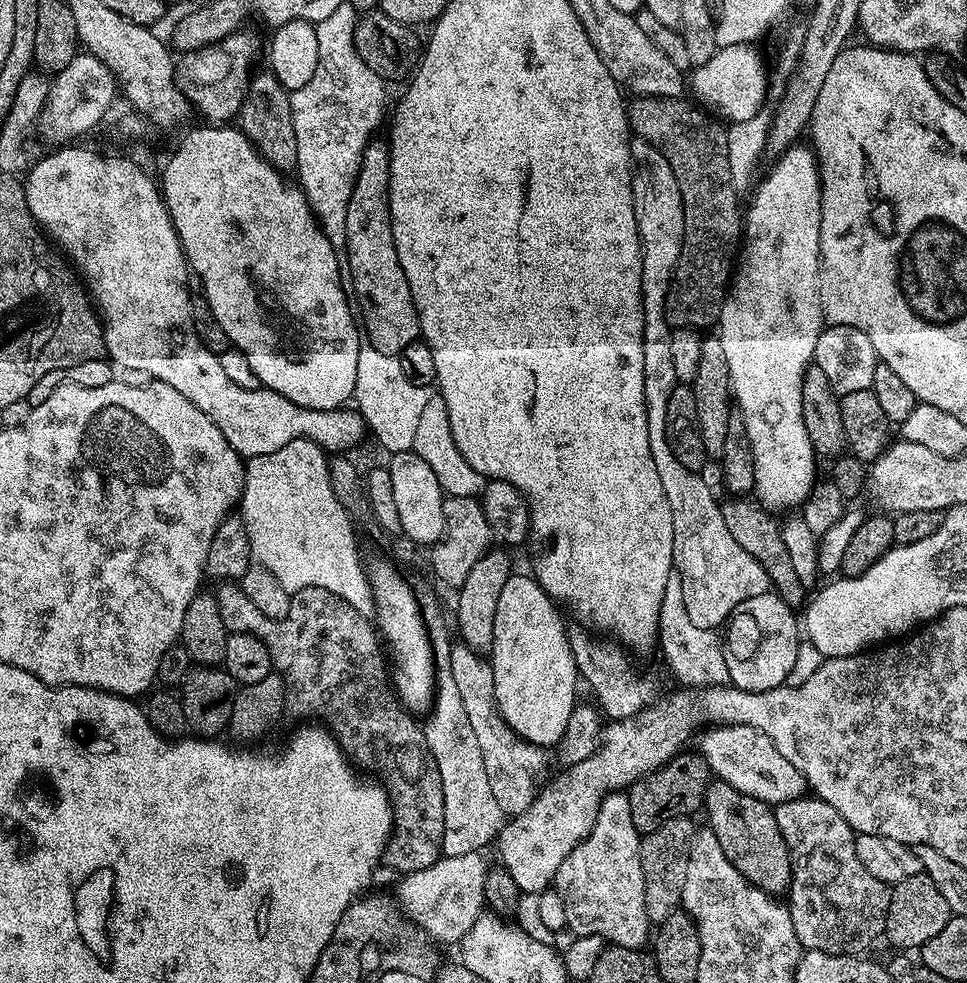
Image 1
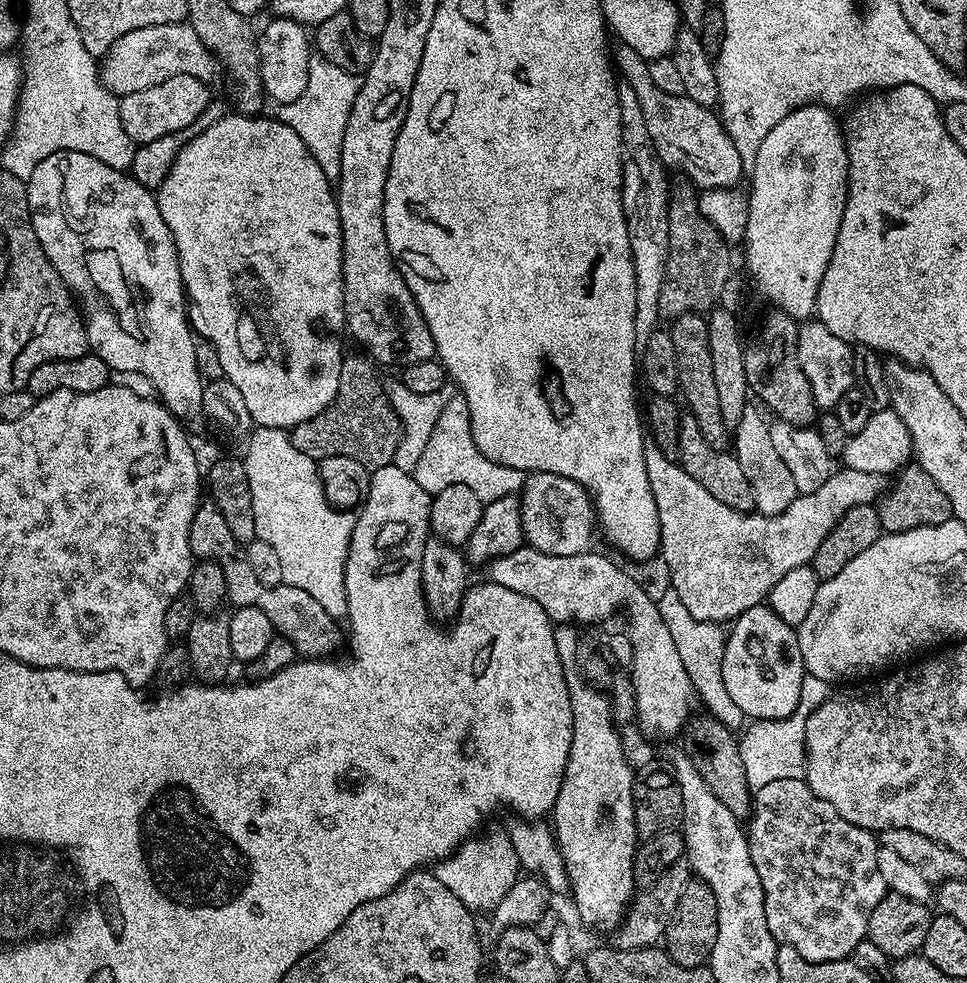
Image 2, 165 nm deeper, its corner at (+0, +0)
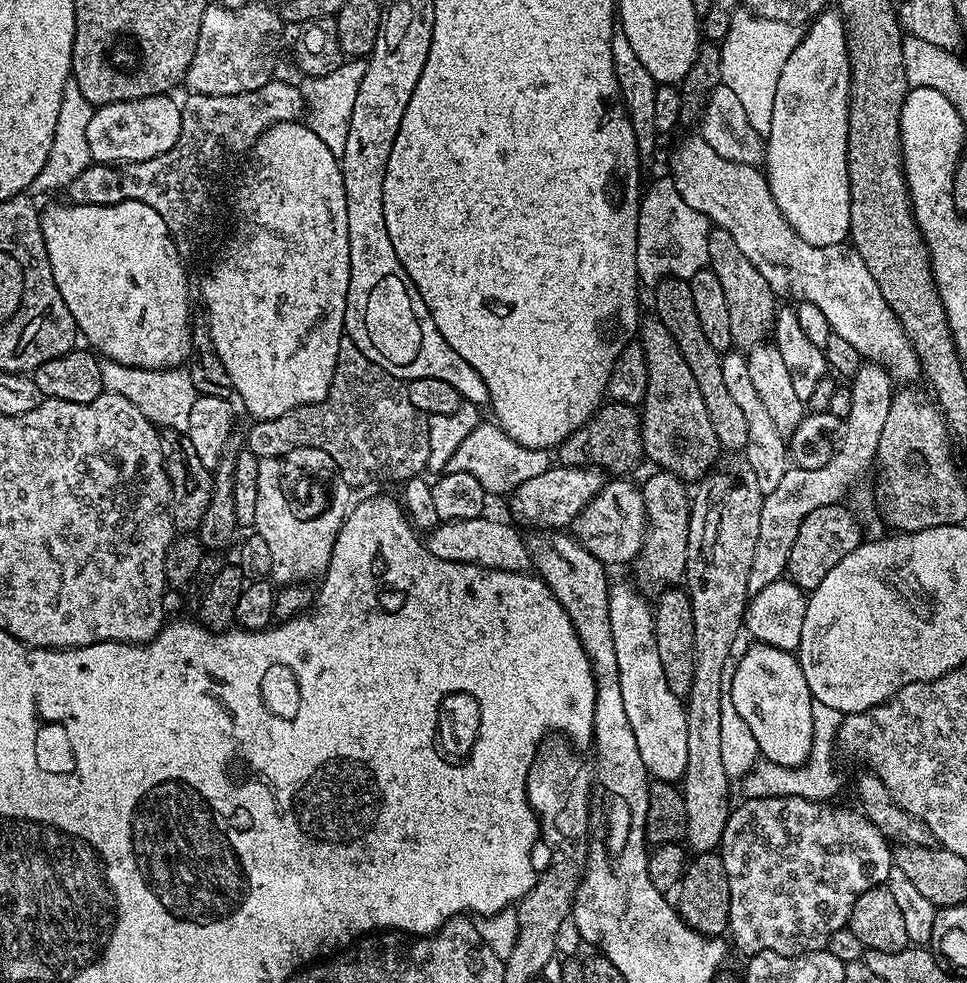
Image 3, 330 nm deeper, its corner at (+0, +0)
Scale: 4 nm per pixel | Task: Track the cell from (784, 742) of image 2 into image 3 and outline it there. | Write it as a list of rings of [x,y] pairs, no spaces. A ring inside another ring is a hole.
[[[813,700],[811,704],[811,718],[814,722],[811,754],[808,762],[797,768],[778,766],[777,763],[761,761],[752,768],[741,781],[743,797],[804,797],[807,800],[826,802],[832,800],[842,786],[842,778],[836,770],[834,756],[836,754],[837,732],[844,721],[845,713],[833,710],[830,706]]]

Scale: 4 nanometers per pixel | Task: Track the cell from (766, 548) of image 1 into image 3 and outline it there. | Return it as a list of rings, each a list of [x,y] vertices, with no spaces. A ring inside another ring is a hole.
[[[645,319],[640,325],[638,342],[646,354],[646,398],[640,413],[640,429],[644,442],[644,454],[663,471],[673,472],[688,482],[699,482],[713,471],[722,455],[714,426],[710,426],[710,414],[706,414],[706,402],[698,391],[698,381],[690,371],[678,342],[658,319]]]

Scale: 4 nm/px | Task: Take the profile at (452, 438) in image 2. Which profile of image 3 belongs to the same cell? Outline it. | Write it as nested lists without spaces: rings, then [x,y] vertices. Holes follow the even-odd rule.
[[[482,420],[464,438],[452,458],[448,460],[445,471],[452,473],[474,474],[487,495],[508,493],[527,479],[544,474],[552,466],[549,451],[543,448],[526,448],[514,442],[500,429],[497,423]]]

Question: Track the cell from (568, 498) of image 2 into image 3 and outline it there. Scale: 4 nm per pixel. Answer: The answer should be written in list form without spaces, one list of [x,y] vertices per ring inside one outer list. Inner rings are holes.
[[[612,478],[601,488],[600,493],[584,507],[570,525],[571,535],[594,558],[605,566],[612,564],[631,565],[639,556],[648,536],[648,515],[644,505],[644,494],[639,487],[631,484],[628,478]]]

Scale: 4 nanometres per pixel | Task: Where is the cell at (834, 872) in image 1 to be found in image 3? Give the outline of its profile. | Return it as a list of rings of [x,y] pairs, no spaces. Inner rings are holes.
[[[754,797],[752,799],[745,799],[742,804],[738,805],[736,808],[733,807],[728,814],[728,821],[726,822],[726,830],[722,834],[720,839],[719,851],[722,853],[724,858],[724,865],[726,866],[726,878],[730,882],[730,918],[728,919],[728,932],[730,937],[732,936],[731,943],[734,945],[736,943],[736,948],[743,954],[755,954],[757,952],[777,952],[778,954],[786,954],[787,956],[801,956],[807,952],[819,952],[821,950],[827,949],[830,938],[834,934],[834,930],[842,930],[846,927],[850,914],[854,910],[854,902],[858,902],[858,898],[862,894],[866,894],[866,890],[871,888],[879,888],[881,886],[887,885],[888,875],[890,870],[894,867],[894,852],[890,847],[890,841],[882,835],[881,832],[877,830],[868,819],[864,817],[864,813],[857,810],[855,807],[852,808],[831,808],[832,804],[828,802],[821,802],[819,800],[807,800],[804,797]]]

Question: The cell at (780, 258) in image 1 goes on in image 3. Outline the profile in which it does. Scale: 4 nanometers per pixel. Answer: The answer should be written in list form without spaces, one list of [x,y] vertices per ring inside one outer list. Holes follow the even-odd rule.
[[[825,10],[815,17],[807,25],[806,34],[801,35],[798,46],[794,46],[794,54],[790,54],[790,58],[786,58],[786,66],[782,66],[782,78],[778,78],[778,90],[774,94],[774,118],[770,118],[770,134],[766,138],[764,146],[764,162],[763,171],[768,178],[770,186],[770,194],[774,194],[774,202],[778,204],[778,210],[782,210],[782,214],[786,218],[786,222],[796,233],[806,242],[810,242],[810,246],[834,246],[835,244],[845,243],[849,239],[848,231],[850,230],[850,182],[848,181],[848,103],[850,102],[850,58],[848,57],[848,34],[843,16],[836,10]]]

